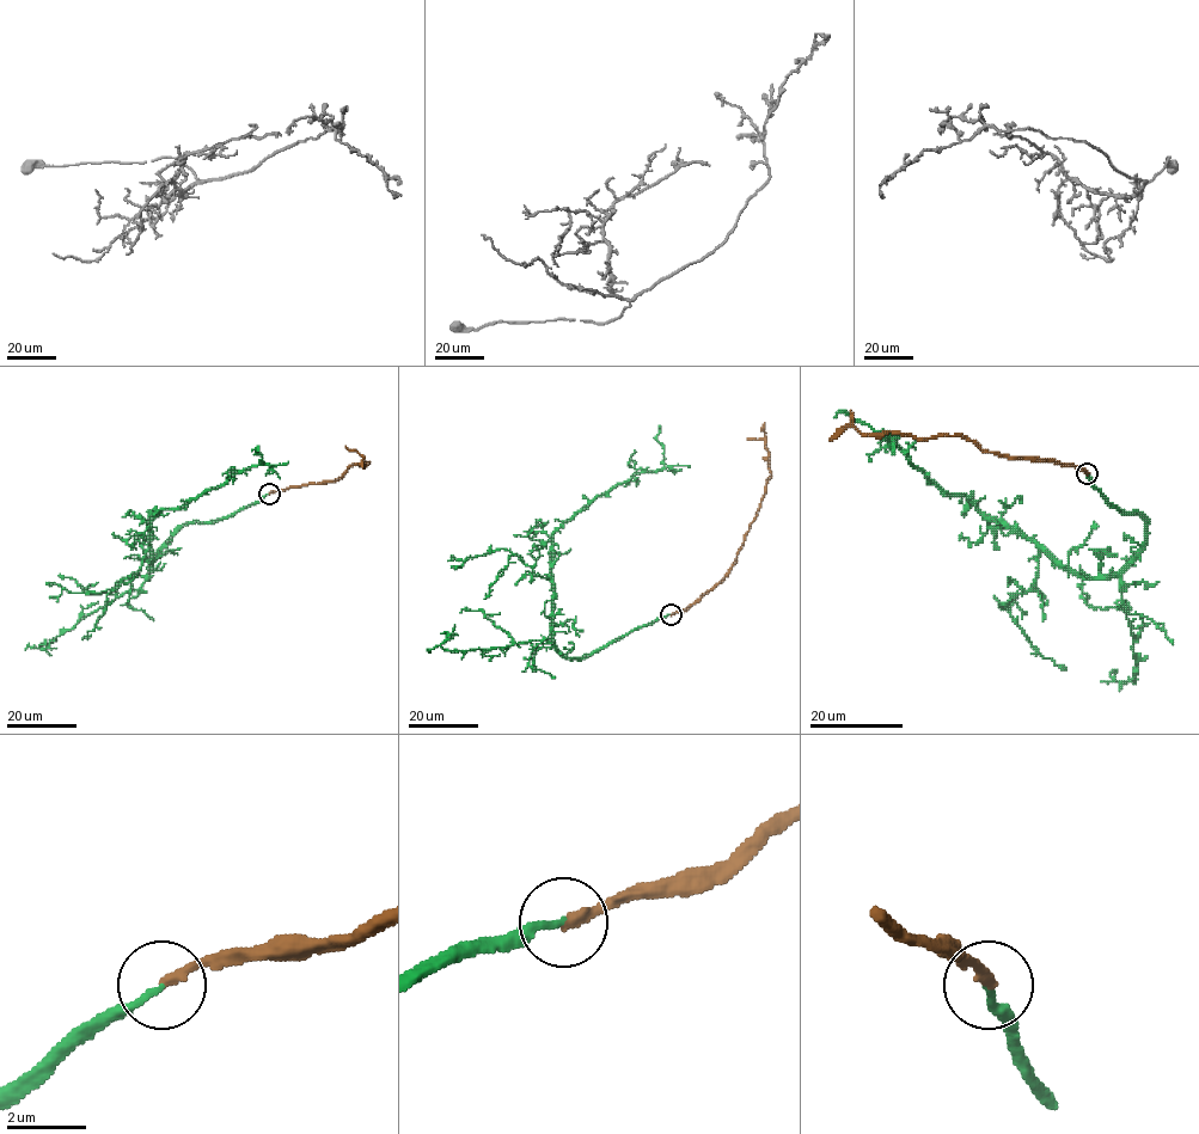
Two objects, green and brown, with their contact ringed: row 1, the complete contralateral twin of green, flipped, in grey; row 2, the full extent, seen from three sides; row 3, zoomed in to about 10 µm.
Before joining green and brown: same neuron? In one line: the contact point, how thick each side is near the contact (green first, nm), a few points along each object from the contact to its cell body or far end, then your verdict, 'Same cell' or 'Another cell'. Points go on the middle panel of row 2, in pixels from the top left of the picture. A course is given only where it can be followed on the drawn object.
Place: (671, 614). Thickness 170 nm (green) against 280 nm. Course of green: (671, 614), (581, 659), (568, 659), (554, 638), (552, 535), (599, 496), (665, 466), (659, 425). Course of brown: (671, 614), (685, 611), (723, 578), (765, 491), (771, 476), (764, 439), (746, 437). Same cell

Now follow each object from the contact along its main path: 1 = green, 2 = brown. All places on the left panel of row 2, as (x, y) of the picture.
1: (269, 492), (219, 520), (184, 523), (151, 570), (151, 521), (263, 464), (257, 451)
2: (269, 492), (338, 479), (352, 465), (369, 463), (365, 464), (362, 455), (344, 446)

